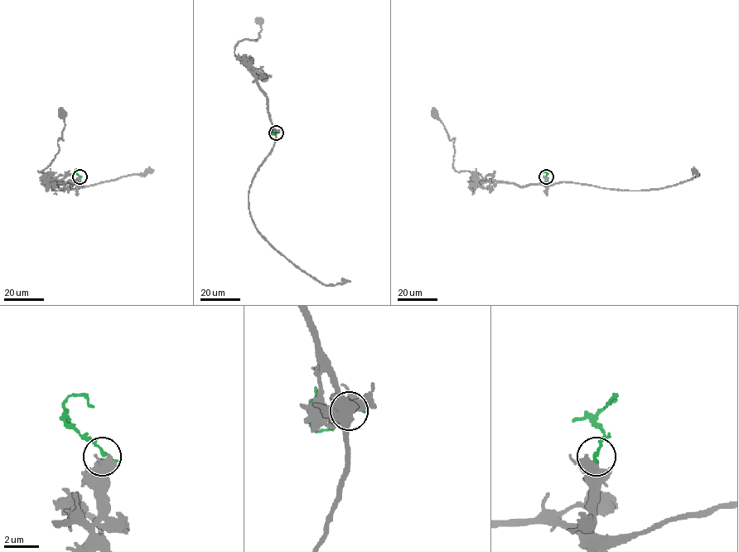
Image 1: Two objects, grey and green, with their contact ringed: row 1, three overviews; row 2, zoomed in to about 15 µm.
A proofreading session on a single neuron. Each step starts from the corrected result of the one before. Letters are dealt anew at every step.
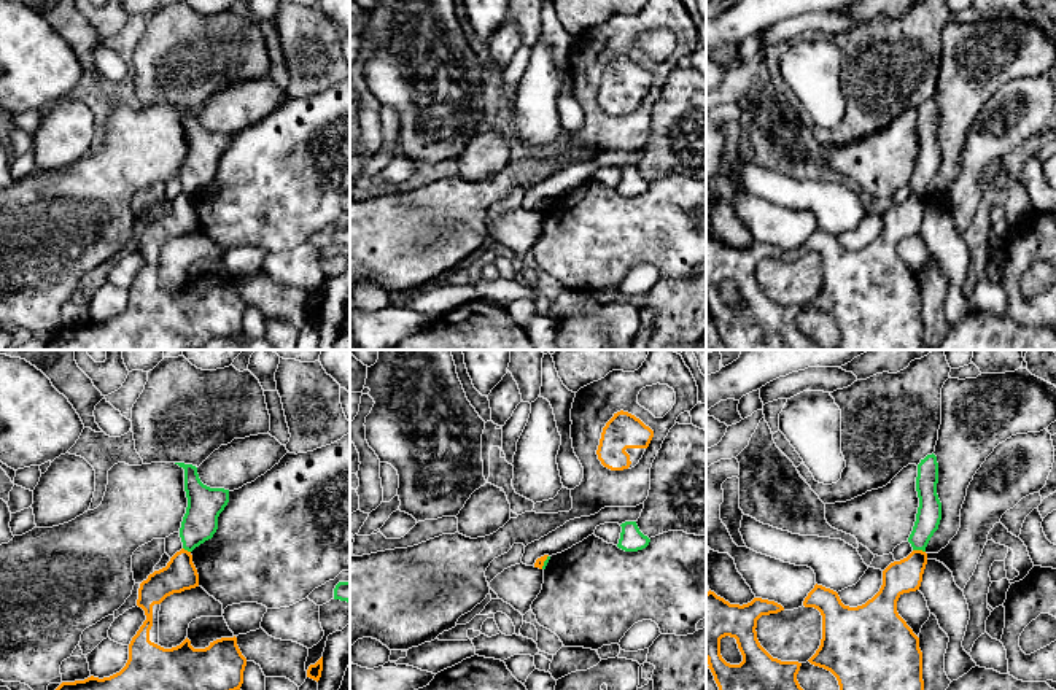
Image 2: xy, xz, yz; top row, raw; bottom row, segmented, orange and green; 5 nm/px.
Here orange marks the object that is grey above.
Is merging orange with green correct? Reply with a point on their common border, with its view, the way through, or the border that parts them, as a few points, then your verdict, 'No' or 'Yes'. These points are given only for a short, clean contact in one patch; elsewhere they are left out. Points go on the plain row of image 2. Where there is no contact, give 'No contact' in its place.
Touches orange at yz (920, 194). Boundary: yz (913, 193), (924, 196). No

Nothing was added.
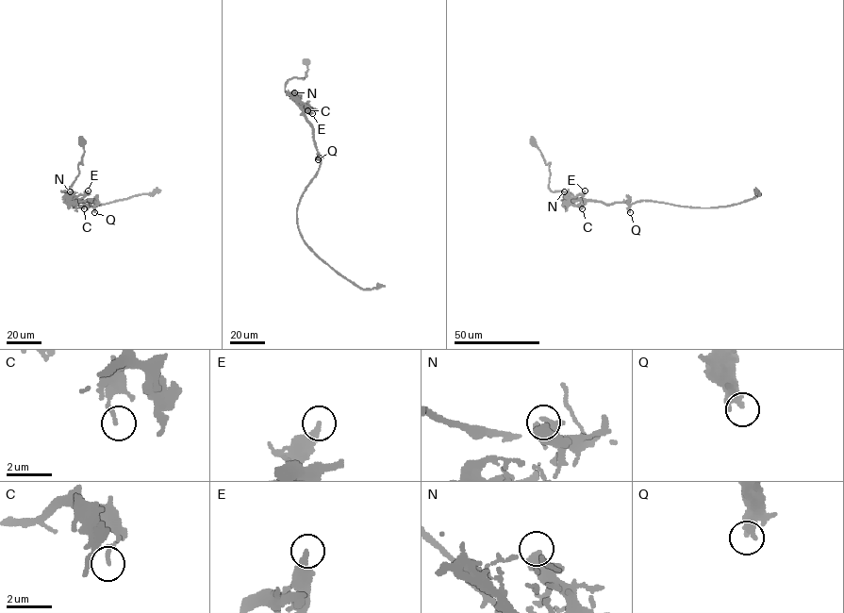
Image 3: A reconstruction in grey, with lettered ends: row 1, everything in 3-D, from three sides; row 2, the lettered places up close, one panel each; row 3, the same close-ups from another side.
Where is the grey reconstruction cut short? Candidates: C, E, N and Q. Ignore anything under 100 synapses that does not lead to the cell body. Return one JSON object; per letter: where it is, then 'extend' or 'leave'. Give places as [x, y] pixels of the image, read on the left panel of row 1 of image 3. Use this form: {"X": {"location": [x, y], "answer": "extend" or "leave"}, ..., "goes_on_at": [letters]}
{"C": {"location": [84, 208], "answer": "leave"}, "E": {"location": [88, 190], "answer": "leave"}, "N": {"location": [70, 191], "answer": "leave"}, "Q": {"location": [94, 212], "answer": "leave"}, "goes_on_at": []}

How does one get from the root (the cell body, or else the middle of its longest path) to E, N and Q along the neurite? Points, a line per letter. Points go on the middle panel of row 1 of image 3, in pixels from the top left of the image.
E: (306, 61), (306, 75), (304, 79), (289, 78), (285, 91), (312, 113)
N: (306, 61), (306, 75), (304, 79), (289, 78), (285, 87), (285, 91), (297, 103), (294, 92)
Q: (306, 61), (306, 75), (304, 79), (289, 78), (285, 91), (298, 105), (312, 127), (318, 159)

